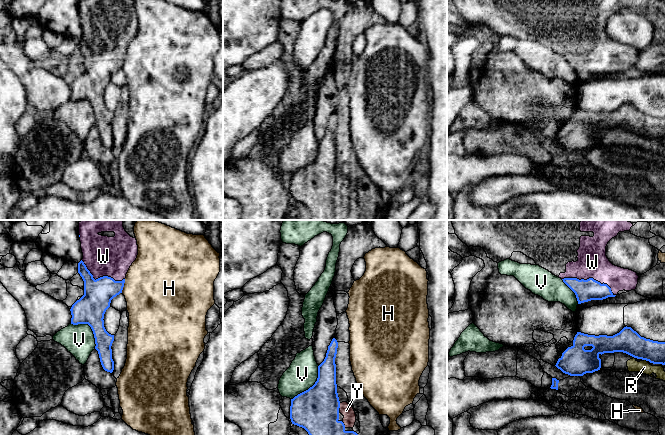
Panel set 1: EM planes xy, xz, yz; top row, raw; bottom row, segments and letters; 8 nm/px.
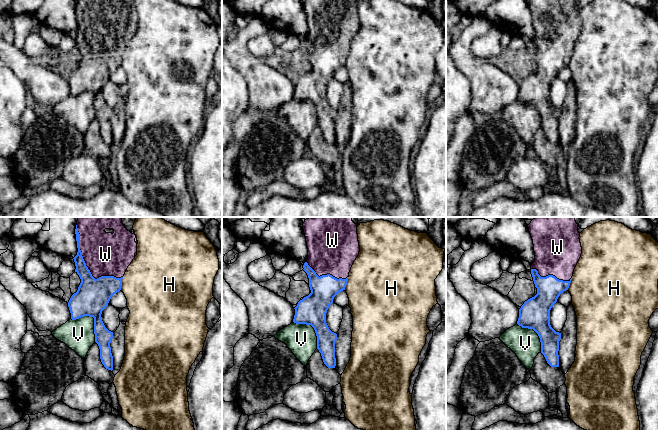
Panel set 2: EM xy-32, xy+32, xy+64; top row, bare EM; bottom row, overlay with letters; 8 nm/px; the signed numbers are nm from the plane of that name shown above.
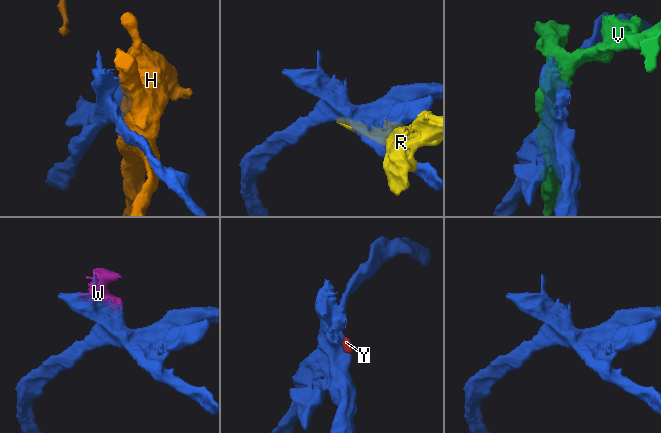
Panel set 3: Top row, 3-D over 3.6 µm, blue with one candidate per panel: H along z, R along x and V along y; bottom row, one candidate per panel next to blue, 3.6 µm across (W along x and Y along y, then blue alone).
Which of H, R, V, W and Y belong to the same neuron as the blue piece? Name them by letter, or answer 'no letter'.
W, Y

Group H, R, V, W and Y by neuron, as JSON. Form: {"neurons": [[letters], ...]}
{"neurons": [["H"], ["R"], ["V"], ["W", "Y"]]}

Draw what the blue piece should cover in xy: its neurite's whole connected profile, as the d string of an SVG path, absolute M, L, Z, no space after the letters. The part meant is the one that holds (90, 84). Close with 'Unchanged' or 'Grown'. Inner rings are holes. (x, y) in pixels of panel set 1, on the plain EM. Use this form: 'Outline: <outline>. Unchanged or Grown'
Outline: M79 0L83 35L78 39L78 49L84 57L84 71L70 85L71 100L88 100L91 103L101 141L110 149L114 146L111 125L114 111L106 107L103 95L111 76L122 69L126 50L138 31L134 2L135 0Z. Grown

